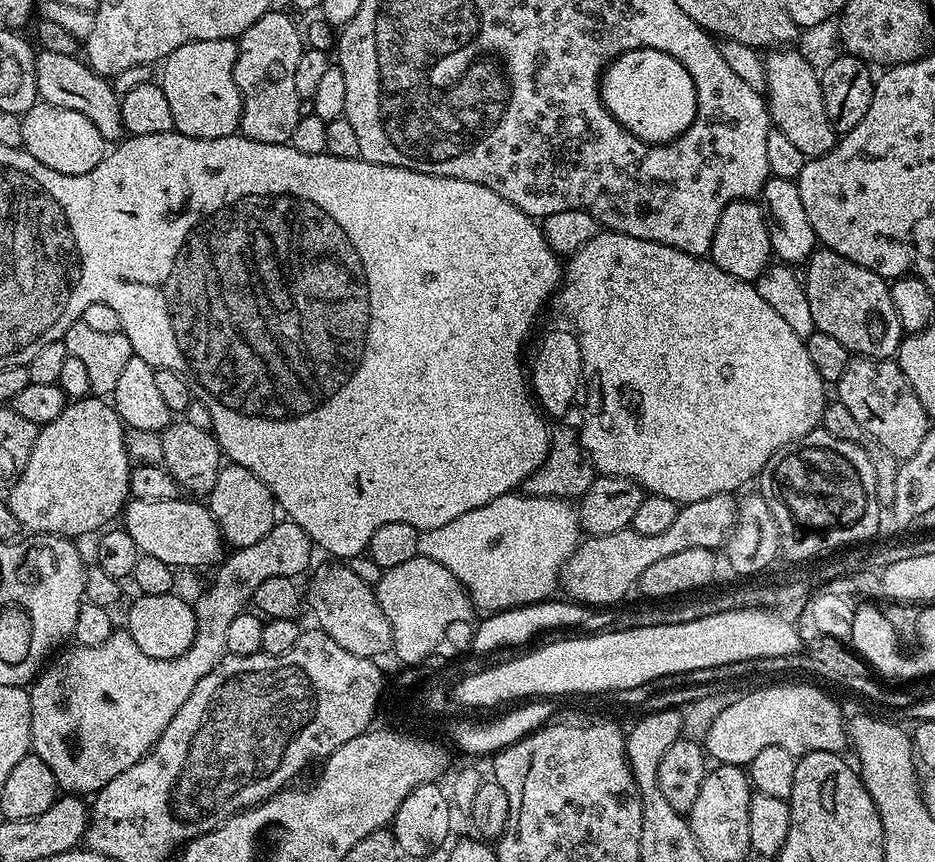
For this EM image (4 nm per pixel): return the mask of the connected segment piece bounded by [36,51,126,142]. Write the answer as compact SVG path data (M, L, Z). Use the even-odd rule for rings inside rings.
M41 51L36 58L36 94L50 106L62 106L66 110L78 110L78 114L86 114L86 118L98 126L98 134L102 134L106 142L125 139L120 97L112 89L111 83L97 75L79 55Z

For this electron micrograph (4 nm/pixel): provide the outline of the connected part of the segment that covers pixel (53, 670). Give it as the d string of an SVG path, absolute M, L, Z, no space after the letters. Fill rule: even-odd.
M284 518L273 524L266 538L258 538L254 546L237 548L231 553L233 556L225 555L215 569L217 572L212 585L194 600L196 641L190 650L186 650L186 654L173 660L150 658L150 654L142 654L127 630L114 630L110 638L102 642L102 646L72 646L69 652L61 651L61 656L56 661L53 659L35 677L30 688L31 751L40 756L42 762L50 766L50 770L54 770L57 785L68 794L95 794L102 790L102 786L106 786L106 782L114 782L118 774L130 770L130 766L148 755L166 726L170 726L170 718L182 710L182 702L194 694L194 686L198 686L198 682L202 682L202 678L206 678L206 674L210 674L210 670L214 670L214 666L218 666L218 662L224 659L228 652L226 633L230 622L249 607L254 590L258 590L266 578L300 578L312 560L312 552L314 545L306 530L302 530L302 526L293 520Z

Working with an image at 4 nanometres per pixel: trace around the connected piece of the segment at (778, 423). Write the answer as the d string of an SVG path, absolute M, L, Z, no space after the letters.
M600 230L567 261L554 300L560 303L561 313L565 317L580 316L580 332L584 332L581 356L588 356L588 368L596 372L596 388L600 388L600 420L592 420L592 428L588 428L588 432L578 432L578 435L585 454L592 459L592 465L601 476L630 478L645 493L665 496L683 506L714 494L739 493L743 484L751 480L753 483L759 477L766 462L770 462L770 458L774 458L782 446L791 440L801 440L807 432L817 431L821 427L826 385L818 370L814 370L814 362L810 362L804 340L794 334L794 330L790 330L789 324L773 310L770 302L758 294L755 283L734 278L734 274L726 274L726 270L719 268L711 258L691 256L674 246L634 238L630 234Z

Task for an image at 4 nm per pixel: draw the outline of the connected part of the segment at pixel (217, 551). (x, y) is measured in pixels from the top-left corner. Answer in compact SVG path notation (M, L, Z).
M181 498L170 502L129 499L124 505L122 527L130 534L130 538L134 538L143 555L159 558L174 570L204 568L207 564L219 565L226 552L226 541L220 534L220 527L212 517L212 512L207 503L196 498Z

